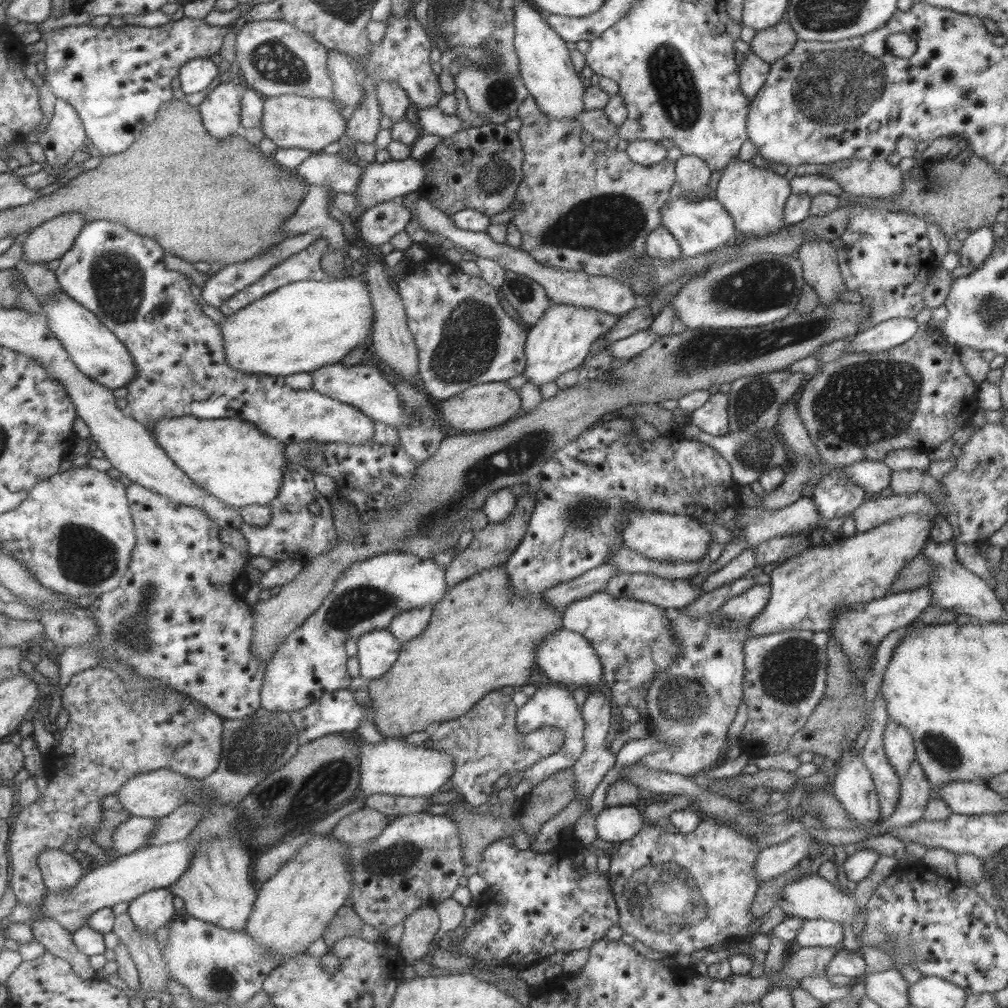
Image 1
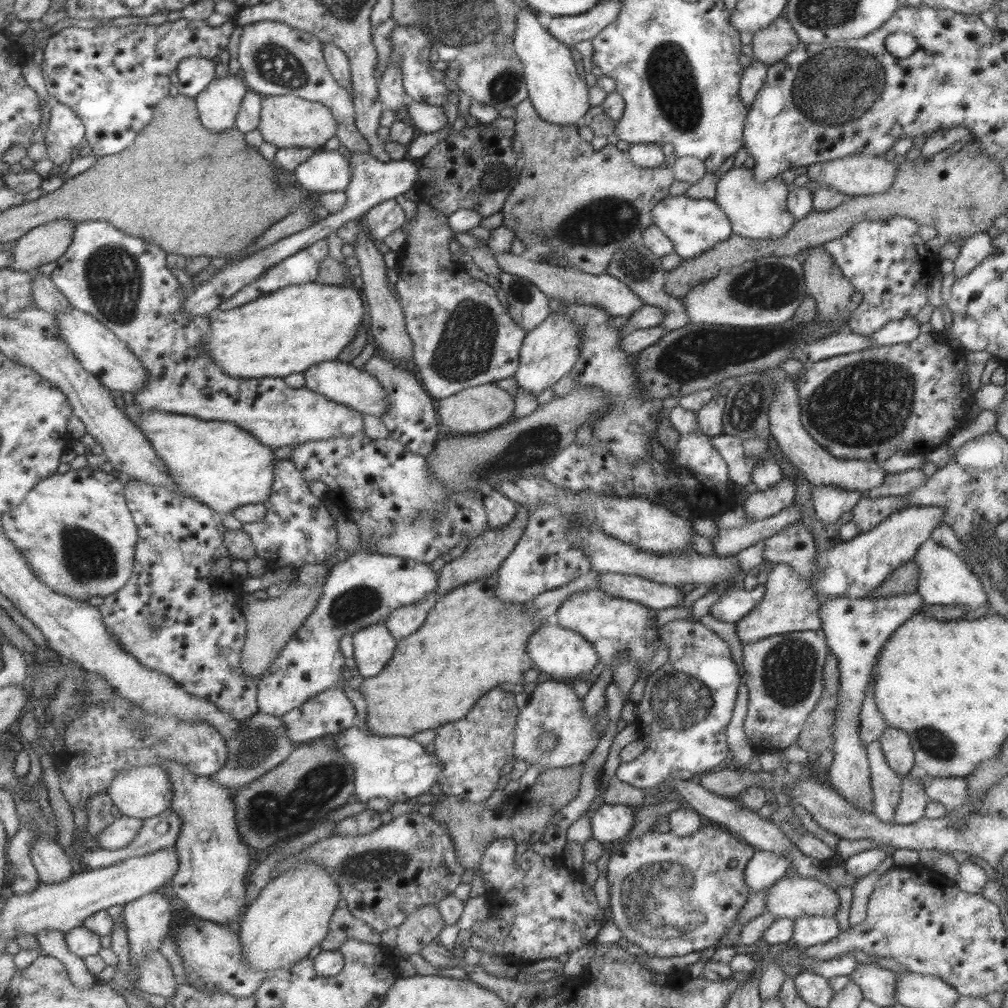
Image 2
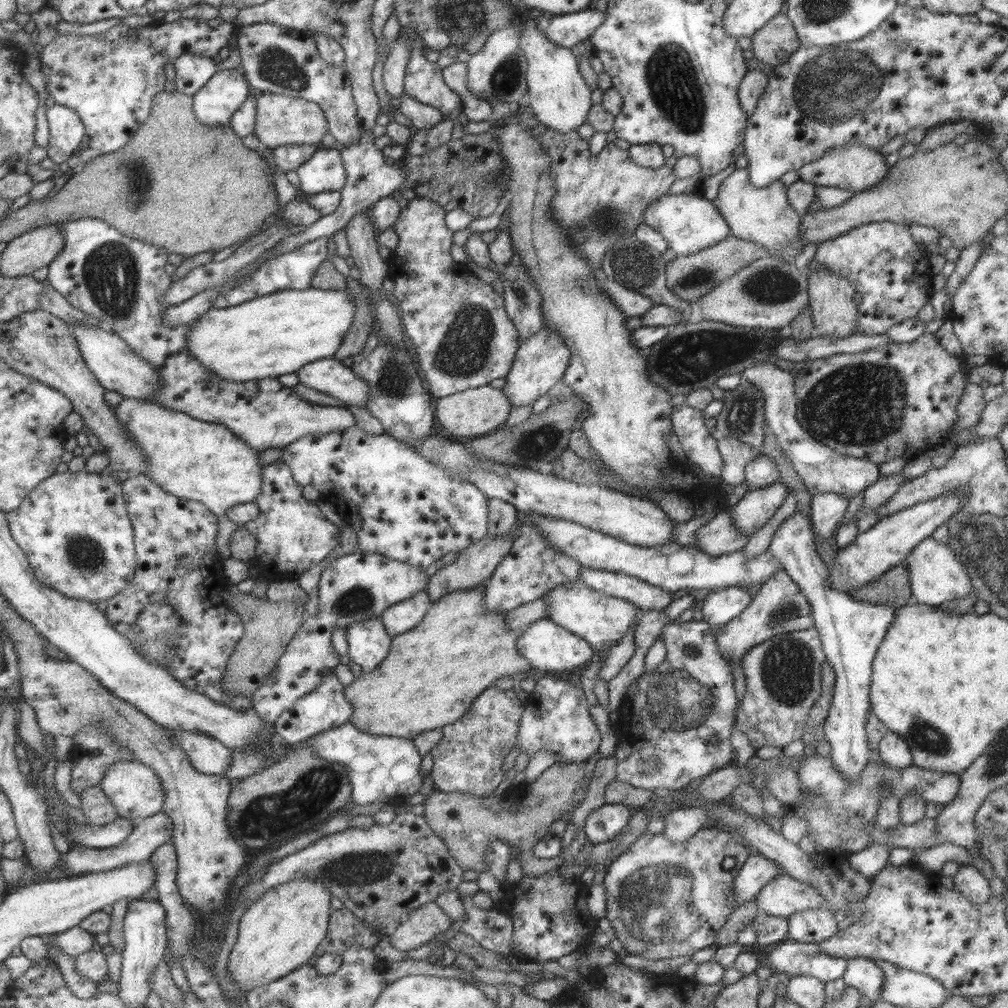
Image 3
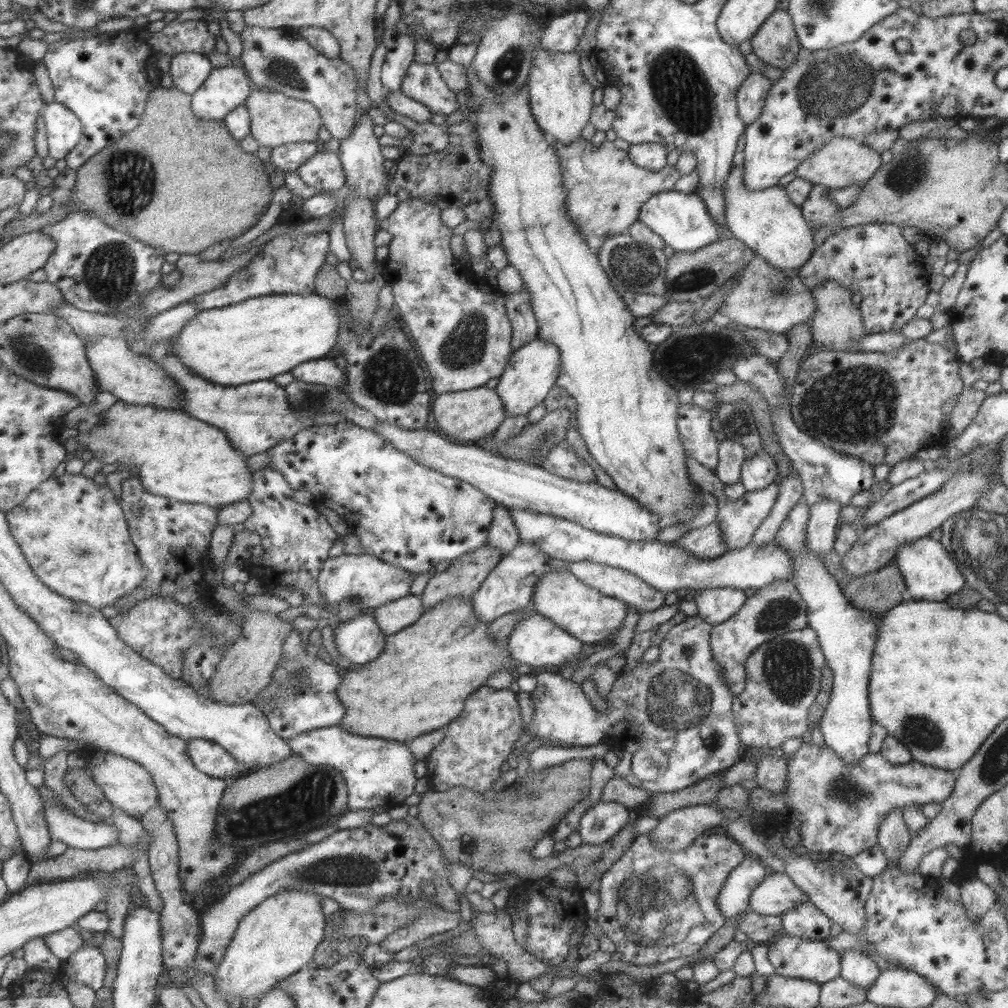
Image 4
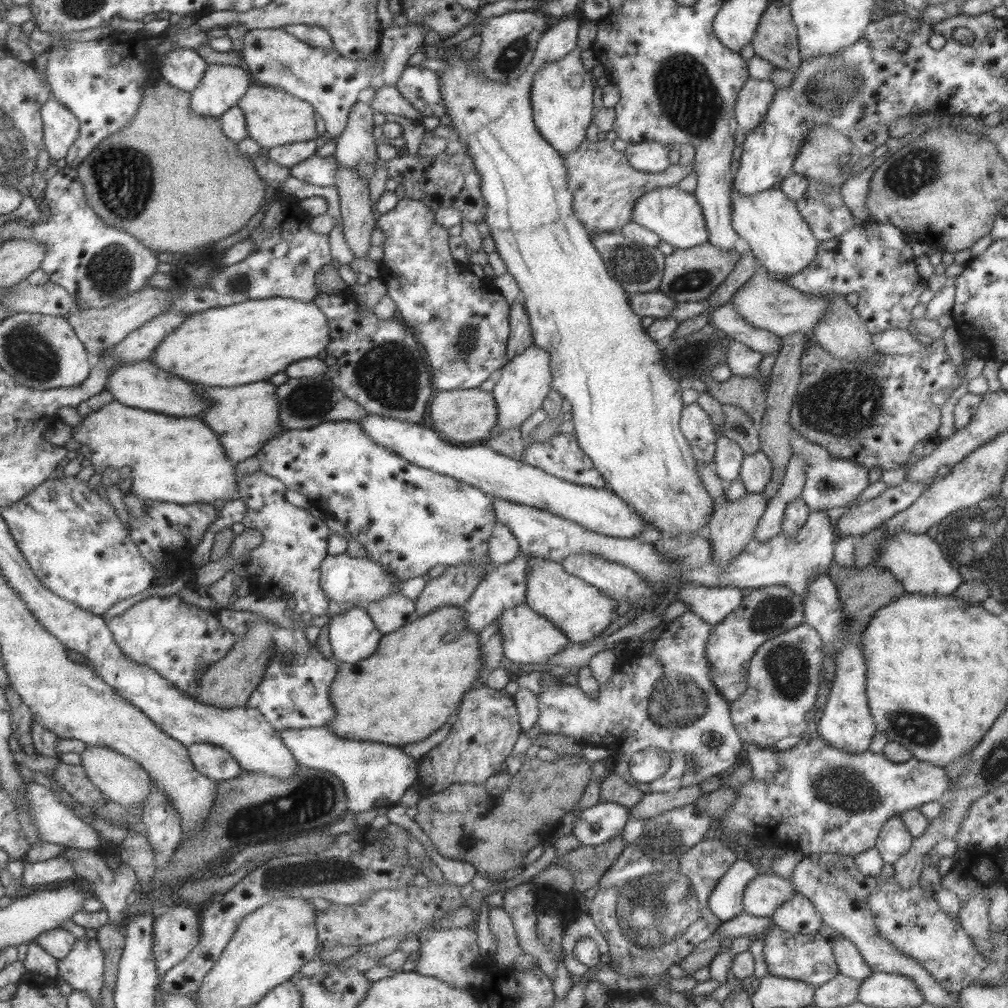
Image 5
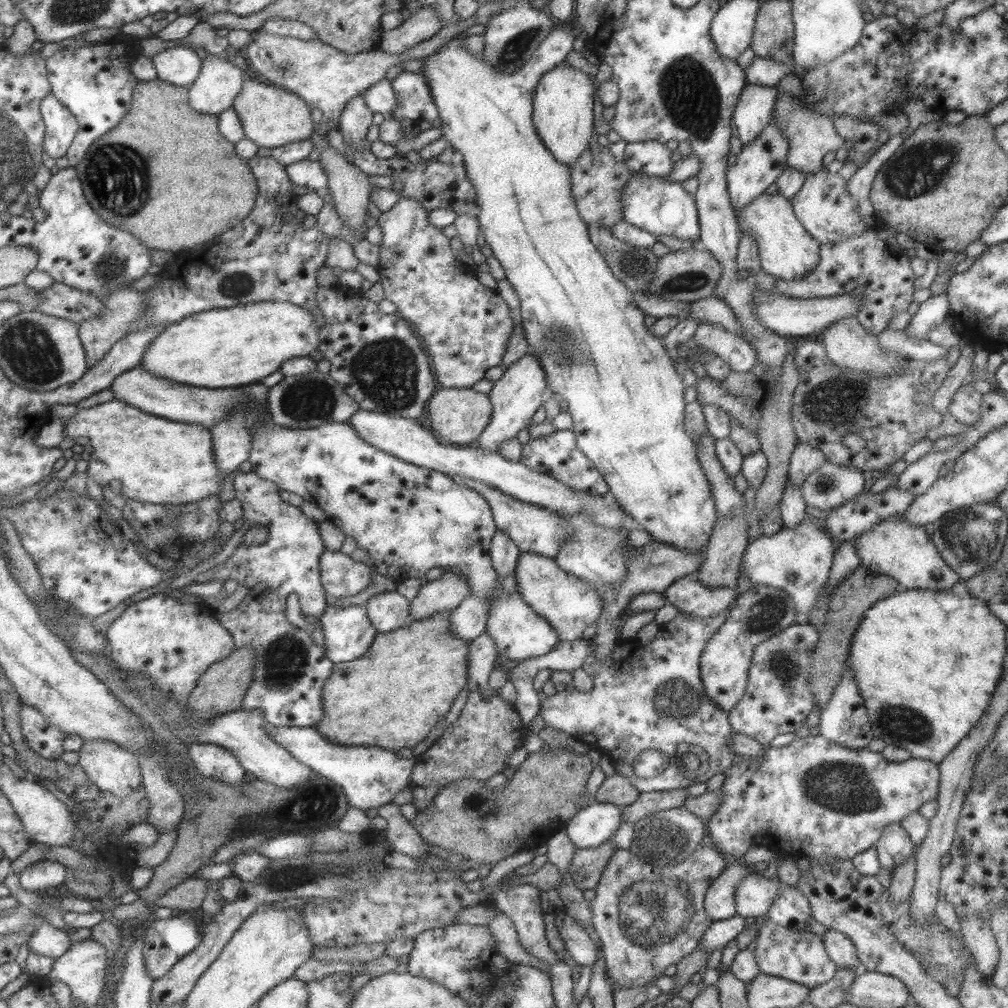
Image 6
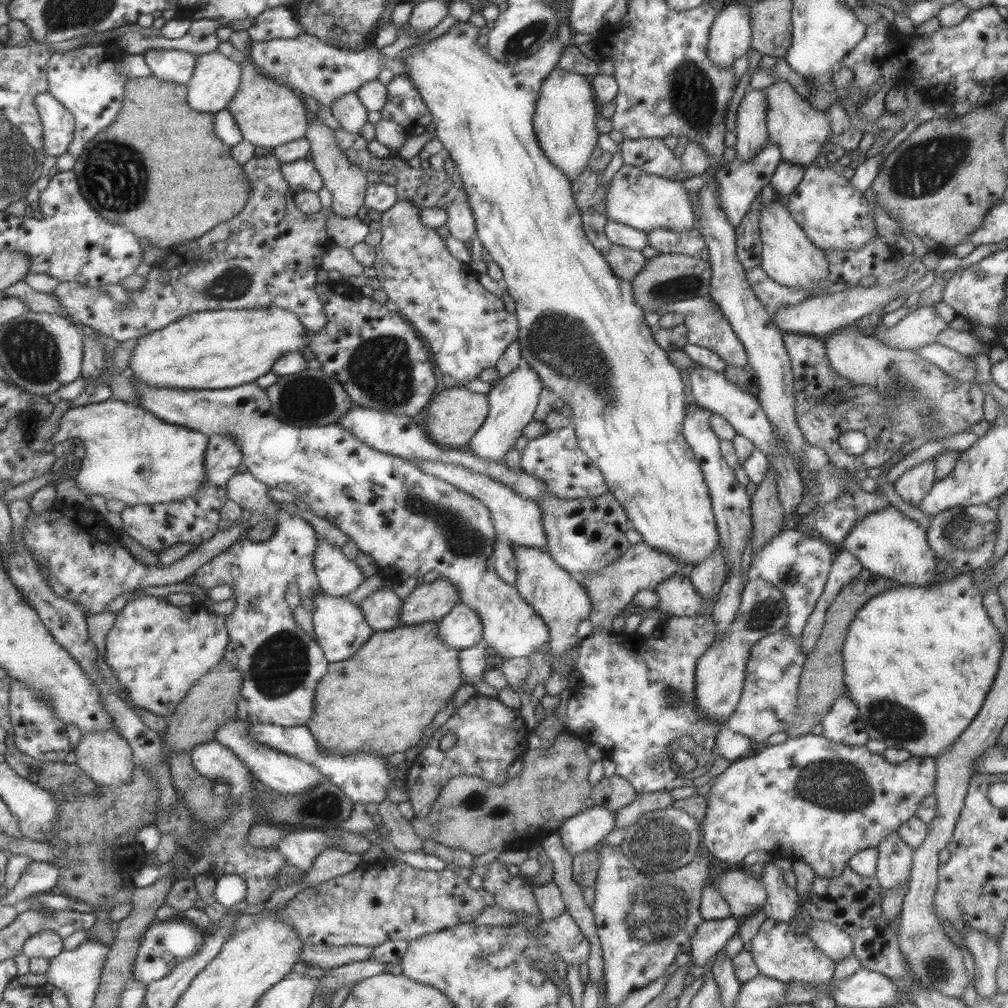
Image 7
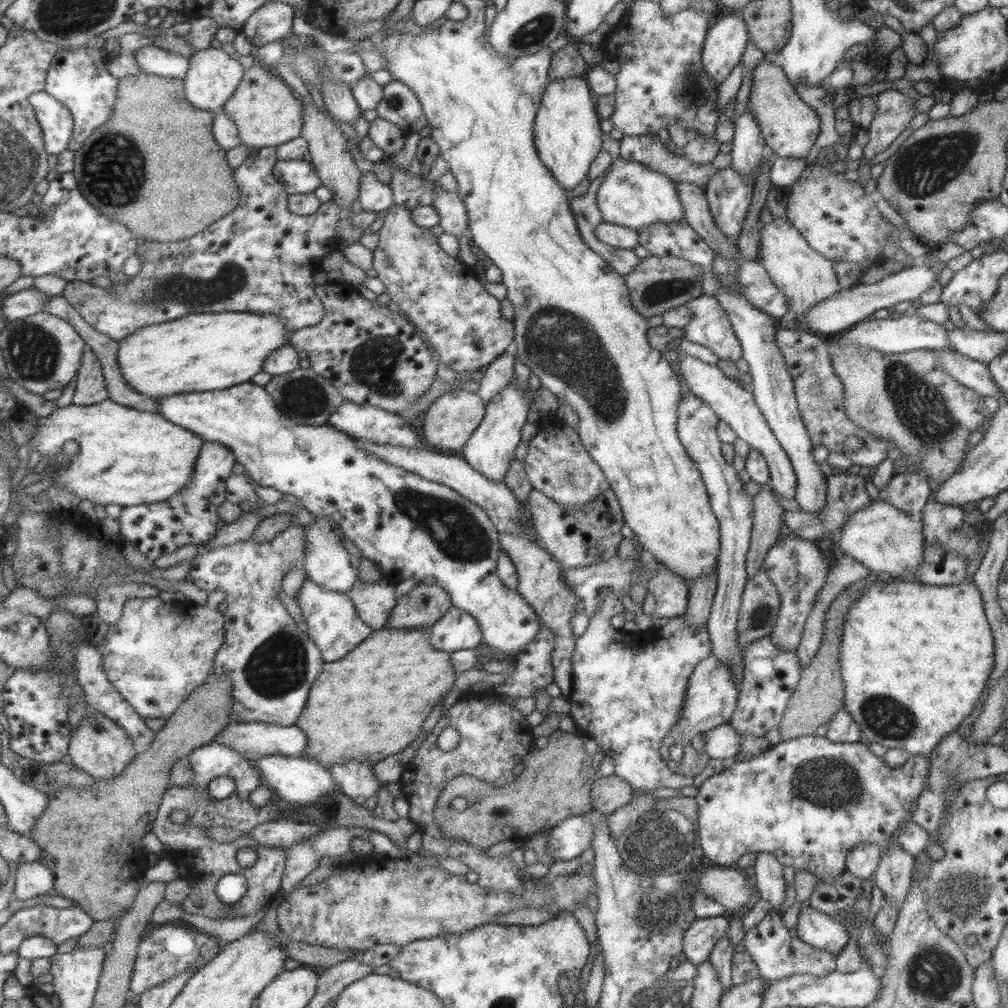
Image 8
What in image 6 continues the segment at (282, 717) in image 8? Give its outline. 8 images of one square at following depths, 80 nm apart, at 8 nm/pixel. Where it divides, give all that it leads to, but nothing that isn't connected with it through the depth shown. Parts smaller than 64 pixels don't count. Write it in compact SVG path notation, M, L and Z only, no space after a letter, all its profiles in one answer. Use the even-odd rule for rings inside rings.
M253 471L239 473L233 478L234 498L241 503L244 523L267 527L268 535L260 545L238 545L224 562L211 567L212 580L234 580L235 584L245 586L247 593L235 609L217 615L221 626L231 635L233 651L241 647L251 647L253 651L251 682L243 695L241 710L259 710L266 723L280 727L311 727L323 716L320 707L321 687L331 674L333 662L327 659L324 650L316 646L306 630L293 626L286 617L286 598L289 593L298 596L300 611L311 620L318 618L325 608L325 591L320 583L319 555L322 553L323 541L319 537L317 522L306 518L301 510L289 506L281 500L274 482L263 480Z

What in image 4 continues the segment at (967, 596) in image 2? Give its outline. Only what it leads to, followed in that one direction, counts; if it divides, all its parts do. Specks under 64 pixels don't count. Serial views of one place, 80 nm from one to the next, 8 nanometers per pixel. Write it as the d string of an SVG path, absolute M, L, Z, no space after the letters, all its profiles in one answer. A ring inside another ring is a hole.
M921 537L917 540L899 545L896 553L893 555L892 563L897 567L904 580L907 597L909 598L926 601L945 601L950 594L956 593L966 584L954 559L941 546L939 541L930 537Z

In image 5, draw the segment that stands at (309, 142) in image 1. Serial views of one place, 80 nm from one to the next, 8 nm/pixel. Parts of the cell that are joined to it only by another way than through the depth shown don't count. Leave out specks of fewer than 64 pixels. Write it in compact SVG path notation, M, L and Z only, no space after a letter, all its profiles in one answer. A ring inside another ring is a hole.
M251 81L236 105L243 113L247 136L262 148L270 149L279 145L308 141L317 136L313 107L284 90Z

